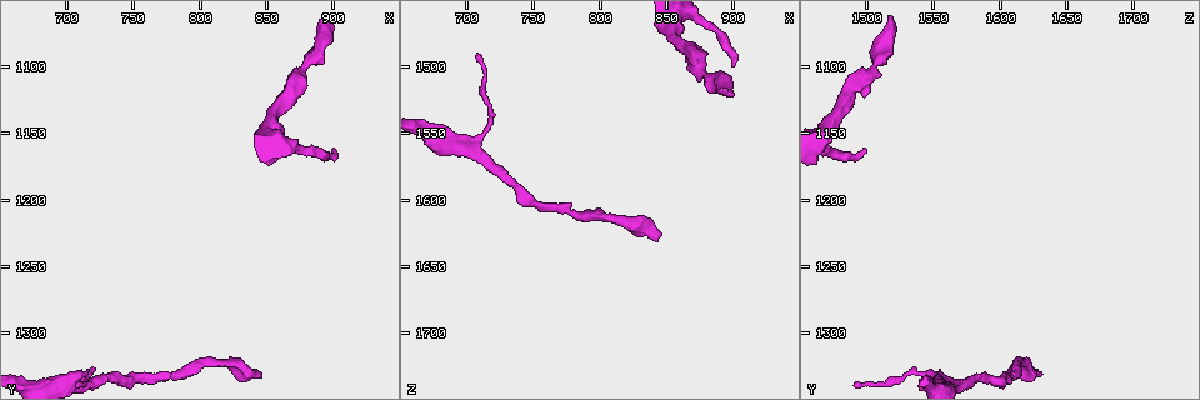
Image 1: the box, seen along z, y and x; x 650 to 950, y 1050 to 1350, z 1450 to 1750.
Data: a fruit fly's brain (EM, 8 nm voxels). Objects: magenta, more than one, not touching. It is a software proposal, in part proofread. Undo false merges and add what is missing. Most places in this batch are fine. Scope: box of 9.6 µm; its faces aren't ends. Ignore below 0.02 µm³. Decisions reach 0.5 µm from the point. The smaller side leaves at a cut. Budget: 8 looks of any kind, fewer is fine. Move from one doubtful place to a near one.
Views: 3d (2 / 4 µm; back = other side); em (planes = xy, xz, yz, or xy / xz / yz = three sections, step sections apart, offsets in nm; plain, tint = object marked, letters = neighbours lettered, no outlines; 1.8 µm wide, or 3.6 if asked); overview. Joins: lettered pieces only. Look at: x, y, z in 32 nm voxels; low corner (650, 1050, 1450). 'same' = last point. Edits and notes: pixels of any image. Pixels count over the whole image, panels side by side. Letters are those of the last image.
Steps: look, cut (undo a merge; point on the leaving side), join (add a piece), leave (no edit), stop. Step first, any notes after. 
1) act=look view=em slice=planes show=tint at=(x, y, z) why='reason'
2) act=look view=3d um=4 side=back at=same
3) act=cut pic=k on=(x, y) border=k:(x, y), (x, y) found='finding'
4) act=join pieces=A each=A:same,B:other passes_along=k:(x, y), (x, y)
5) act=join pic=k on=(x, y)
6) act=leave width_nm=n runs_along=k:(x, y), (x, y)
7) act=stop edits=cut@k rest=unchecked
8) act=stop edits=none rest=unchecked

act=look view=3d um=4 at=(846, 1330, 1626) why='end of a long branch'

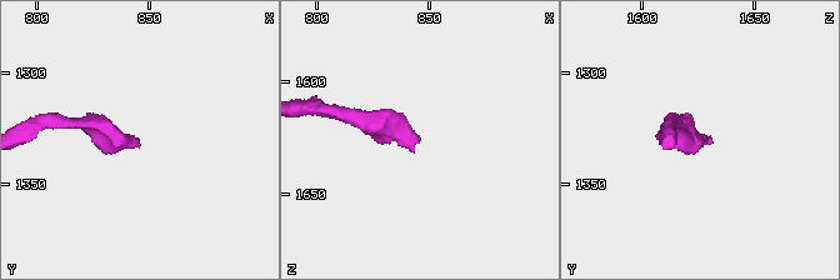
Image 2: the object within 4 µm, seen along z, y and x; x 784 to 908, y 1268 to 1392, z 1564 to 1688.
act=look view=em slice=planes show=plain at=(846, 1329, 1627)

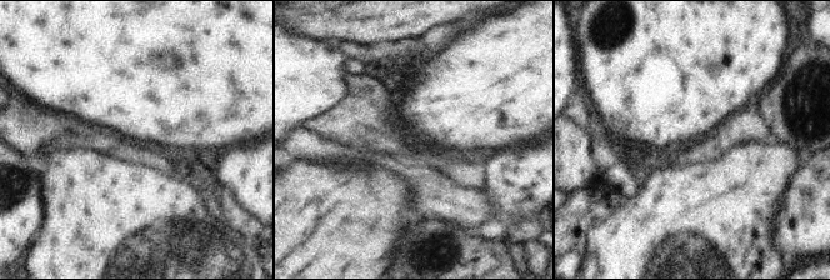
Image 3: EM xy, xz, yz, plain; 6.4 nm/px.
act=look view=em slice=planes show=letters at=same

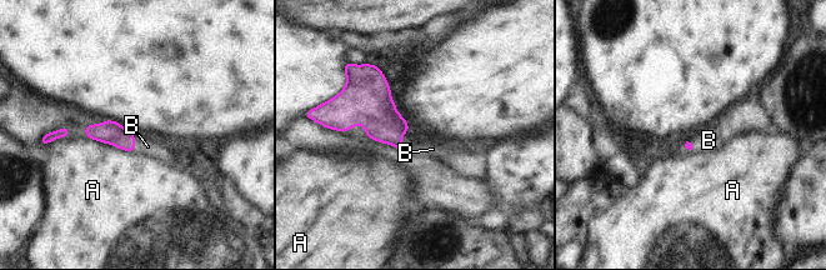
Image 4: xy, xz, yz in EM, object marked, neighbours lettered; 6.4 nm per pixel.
act=join pic=4 on=(148, 146) each=A:other,B:same passes_along=4:(113, 133), (134, 144), (148, 146) found='the neuron continues'

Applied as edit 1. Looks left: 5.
act=look view=overview why='redraw'

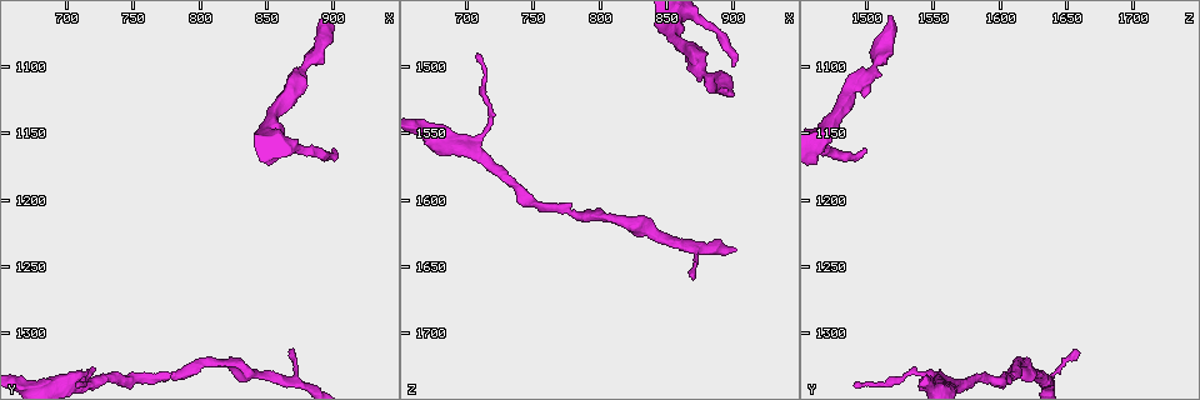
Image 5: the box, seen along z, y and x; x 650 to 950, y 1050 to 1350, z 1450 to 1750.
act=look view=3d um=4 at=(900, 1162, 1502) why='an open end'

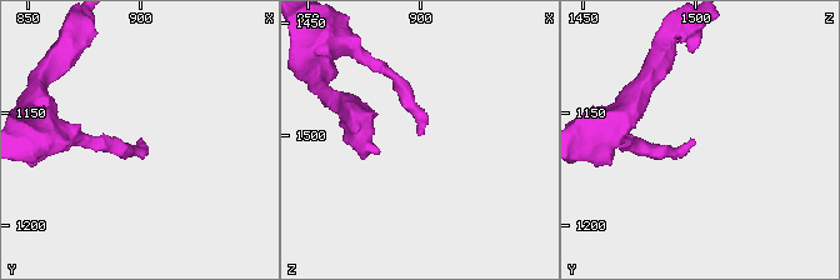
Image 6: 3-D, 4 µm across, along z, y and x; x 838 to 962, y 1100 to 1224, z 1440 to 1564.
act=look view=em slice=planes show=tint at=(901, 1162, 1499)

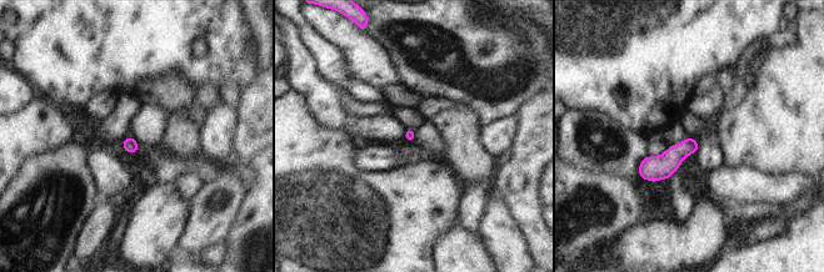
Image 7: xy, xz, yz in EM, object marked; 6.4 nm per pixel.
act=look view=em slice=planes show=letters at=same why='see the neighbours'

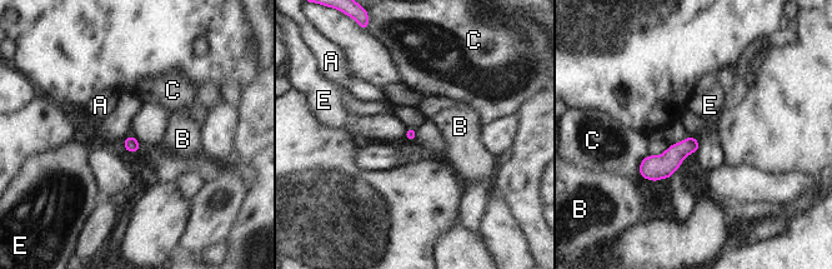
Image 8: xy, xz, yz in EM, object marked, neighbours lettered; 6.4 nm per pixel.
act=leave each=A:other,B:other,C:other,E:other border=8:(407, 129), (404, 137) found='none of them fits'

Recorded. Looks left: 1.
act=look view=em slice=planes show=letters at=(704, 1338, 1558) why='thick turns thin'

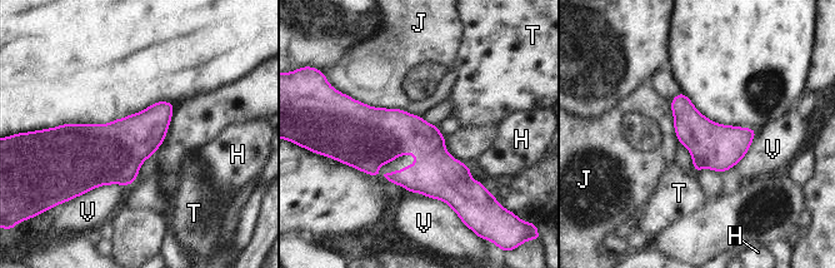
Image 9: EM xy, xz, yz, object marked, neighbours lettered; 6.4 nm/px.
act=leave each=H:other,J:other,T:other,V:other border=9:(344, 93), (421, 117) found='one neuron here'

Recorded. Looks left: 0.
act=stop edits=join@4 rest=unchecked

